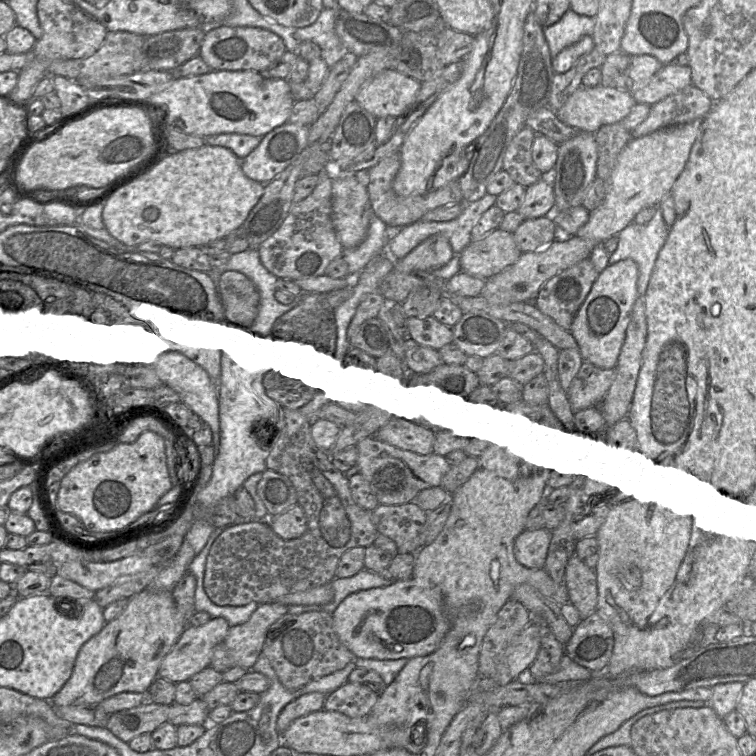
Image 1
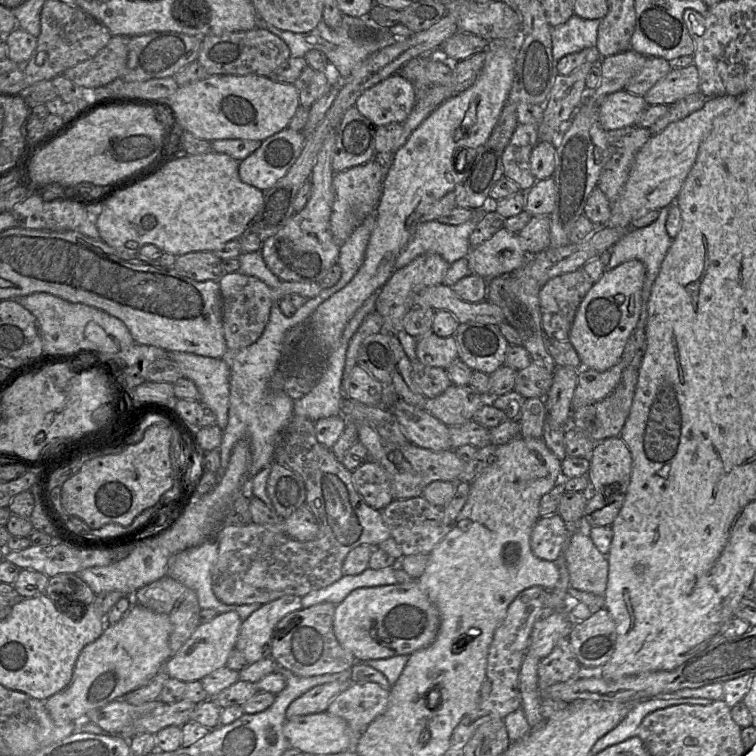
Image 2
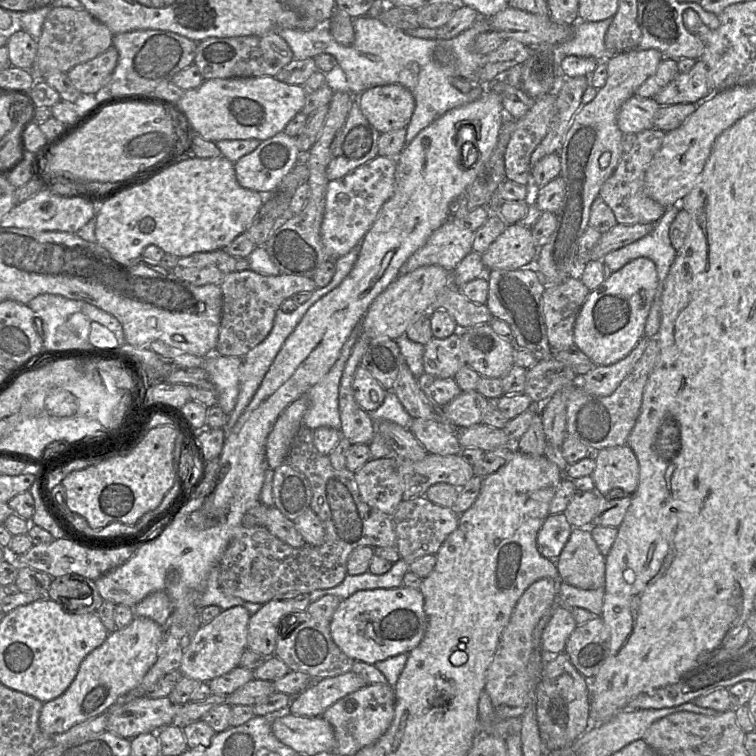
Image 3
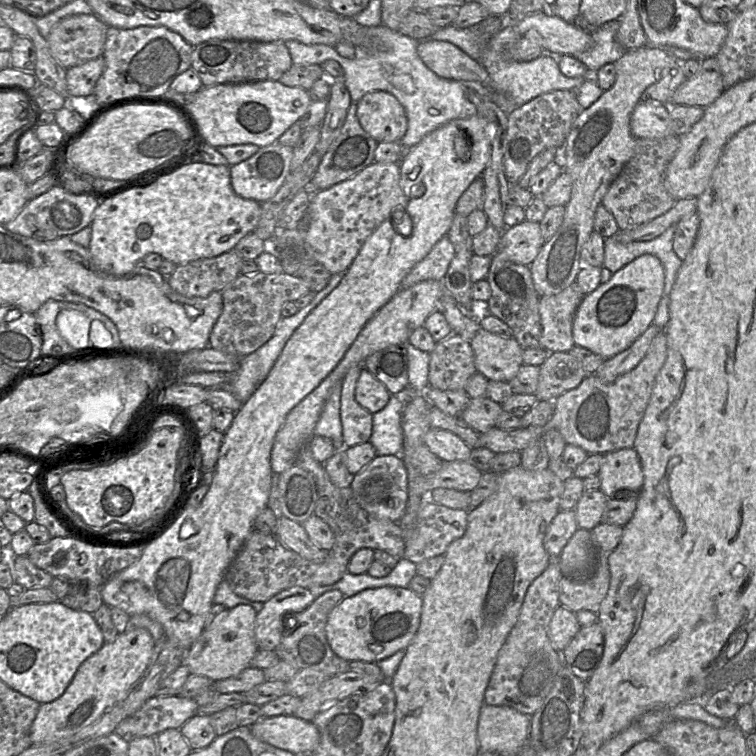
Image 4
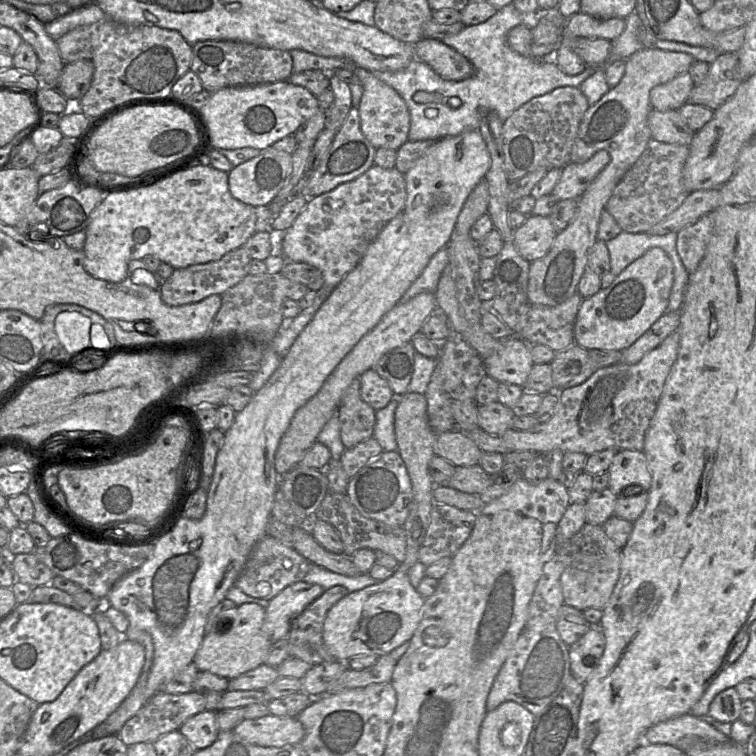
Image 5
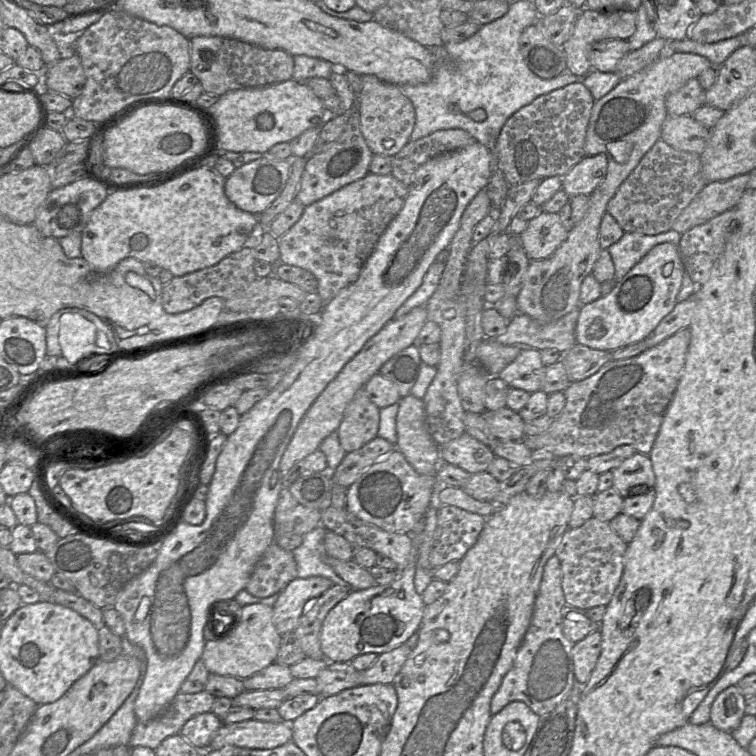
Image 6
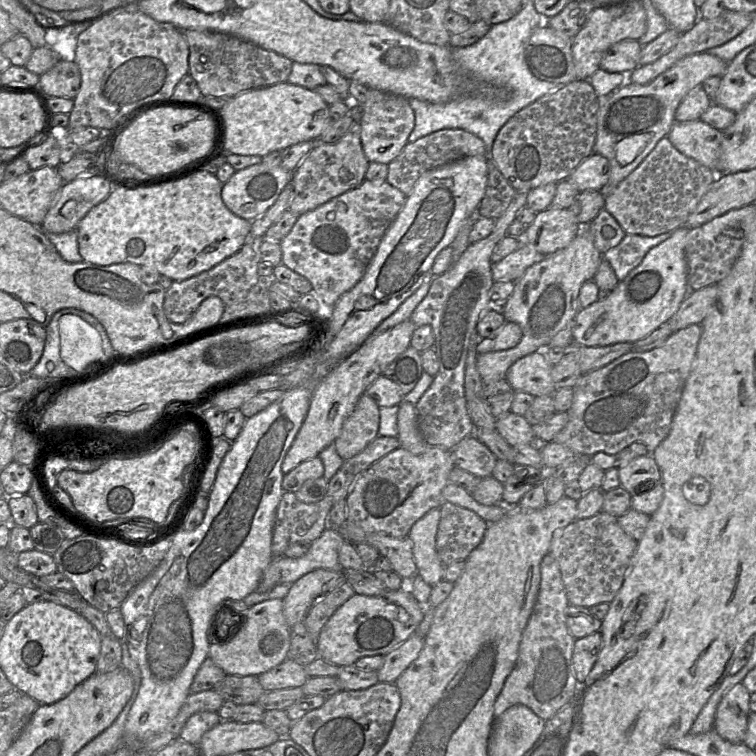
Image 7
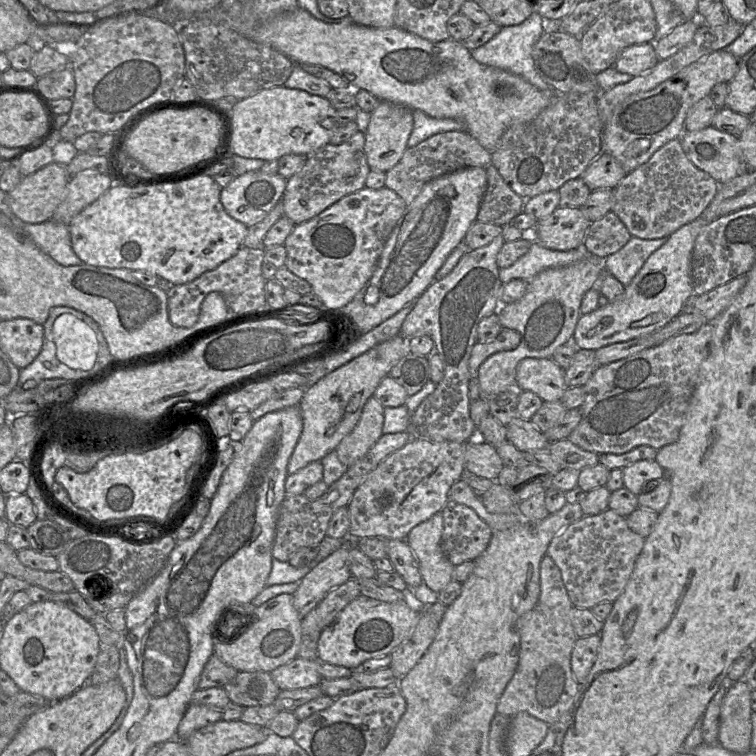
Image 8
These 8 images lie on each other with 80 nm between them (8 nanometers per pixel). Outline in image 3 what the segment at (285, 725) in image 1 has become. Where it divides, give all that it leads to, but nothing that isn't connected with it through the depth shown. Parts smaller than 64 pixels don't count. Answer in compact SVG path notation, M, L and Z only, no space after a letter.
M352 670L334 677L316 679L316 681L311 681L311 685L309 685L300 694L292 697L288 711L291 714L300 717L319 717L322 716L323 713L338 700L359 690L360 688L365 687L366 685L367 682Z

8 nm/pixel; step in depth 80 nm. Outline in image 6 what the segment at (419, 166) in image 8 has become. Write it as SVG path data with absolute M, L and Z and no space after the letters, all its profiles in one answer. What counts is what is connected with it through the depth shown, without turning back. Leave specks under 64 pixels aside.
M462 129L438 130L416 141L410 140L393 157L391 175L409 189L412 177L419 166L436 156L475 142L476 139Z

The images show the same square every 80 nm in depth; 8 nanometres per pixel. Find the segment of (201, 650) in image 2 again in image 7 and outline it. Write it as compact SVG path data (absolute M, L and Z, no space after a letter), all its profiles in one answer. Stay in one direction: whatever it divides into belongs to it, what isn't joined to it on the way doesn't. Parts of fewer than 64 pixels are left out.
M272 599L258 603L241 614L241 624L228 639L217 639L211 634L208 657L226 675L258 676L288 659L291 628L283 616L283 600Z

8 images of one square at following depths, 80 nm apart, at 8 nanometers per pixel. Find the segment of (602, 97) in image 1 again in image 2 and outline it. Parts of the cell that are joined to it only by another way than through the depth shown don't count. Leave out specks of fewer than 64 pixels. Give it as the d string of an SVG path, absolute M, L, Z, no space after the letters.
M624 90L614 92L601 102L599 122L606 131L633 126L647 105L643 96Z

